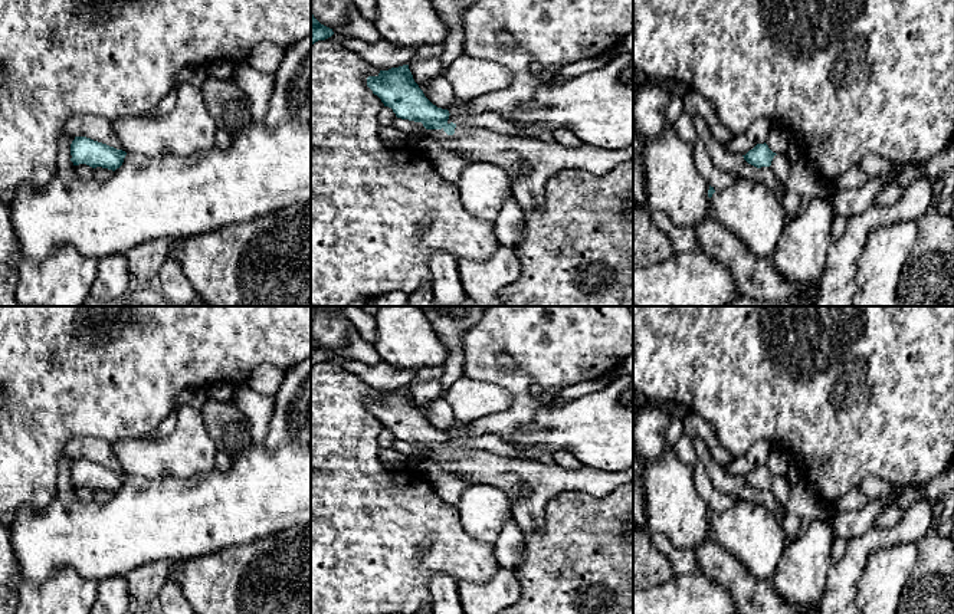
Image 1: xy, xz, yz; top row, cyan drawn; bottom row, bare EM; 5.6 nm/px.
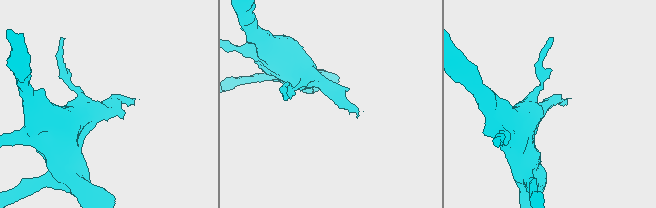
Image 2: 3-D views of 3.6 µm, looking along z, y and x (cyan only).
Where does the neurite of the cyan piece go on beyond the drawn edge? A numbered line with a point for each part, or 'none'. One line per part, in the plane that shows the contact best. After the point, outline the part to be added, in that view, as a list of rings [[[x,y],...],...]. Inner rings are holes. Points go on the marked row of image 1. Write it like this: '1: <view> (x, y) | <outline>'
1: xz (543, 160) | [[[416,122],[426,137],[439,142],[443,148],[459,152],[472,161],[494,162],[505,168],[511,180],[511,196],[517,200],[524,214],[528,216],[544,203],[547,180],[564,168],[580,168],[593,174],[604,174],[619,164],[633,160],[633,145],[620,150],[601,150],[583,144],[570,148],[554,142],[502,135],[486,128],[456,125],[455,134],[448,135],[443,129],[426,129],[422,122]]]

